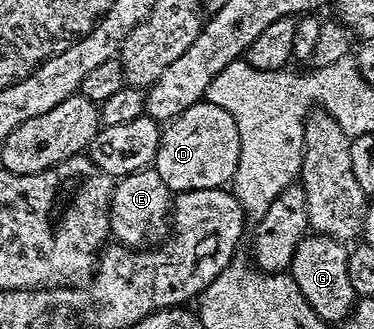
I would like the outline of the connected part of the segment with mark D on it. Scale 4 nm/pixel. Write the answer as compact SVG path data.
M199 102L188 106L188 110L181 112L179 116L174 117L162 128L162 137L160 138L160 146L156 150L156 158L152 165L160 174L160 178L164 178L164 186L170 188L171 193L187 192L188 190L204 190L205 188L221 188L229 185L236 174L236 166L240 162L240 130L236 130L236 122L232 118L232 114L228 114L228 110L220 110L220 106L209 102Z

